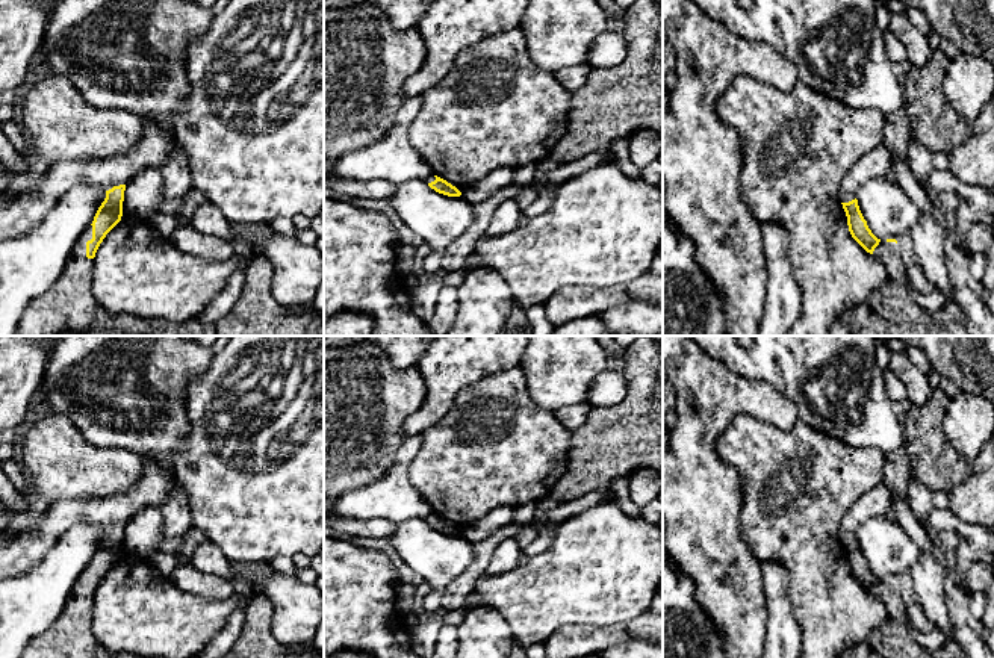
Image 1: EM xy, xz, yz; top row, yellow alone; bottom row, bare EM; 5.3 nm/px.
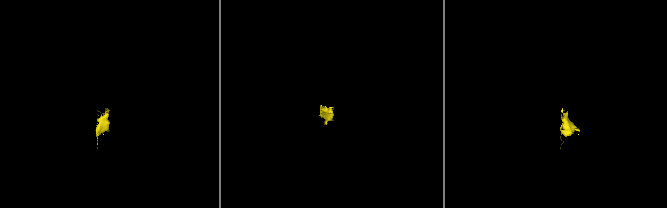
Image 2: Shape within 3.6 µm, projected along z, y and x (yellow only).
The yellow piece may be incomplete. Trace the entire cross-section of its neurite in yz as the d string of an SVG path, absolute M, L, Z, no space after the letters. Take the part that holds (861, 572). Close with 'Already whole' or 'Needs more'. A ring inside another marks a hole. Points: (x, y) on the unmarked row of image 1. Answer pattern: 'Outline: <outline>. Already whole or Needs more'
Outline: M879 483L867 490L844 514L840 539L847 555L847 564L852 576L870 593L879 597L893 619L905 619L906 605L902 599L896 578L878 578L864 558L856 531L870 517L887 516L893 508L893 495L890 489Z. Needs more

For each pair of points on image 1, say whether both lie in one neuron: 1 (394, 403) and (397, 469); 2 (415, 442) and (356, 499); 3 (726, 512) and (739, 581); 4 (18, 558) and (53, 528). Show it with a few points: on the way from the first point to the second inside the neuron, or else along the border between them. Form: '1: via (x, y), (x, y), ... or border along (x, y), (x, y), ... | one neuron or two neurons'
1: border along (407, 436), (395, 453), (394, 465), (374, 481) | two neurons
2: via (403, 460), (400, 471), (374, 496) | one neuron
3: via (726, 528), (726, 564) | one neuron
4: via (27, 549), (44, 537) | one neuron

